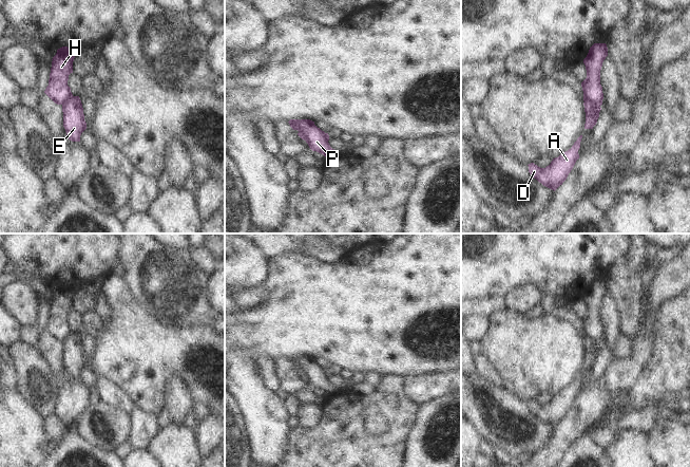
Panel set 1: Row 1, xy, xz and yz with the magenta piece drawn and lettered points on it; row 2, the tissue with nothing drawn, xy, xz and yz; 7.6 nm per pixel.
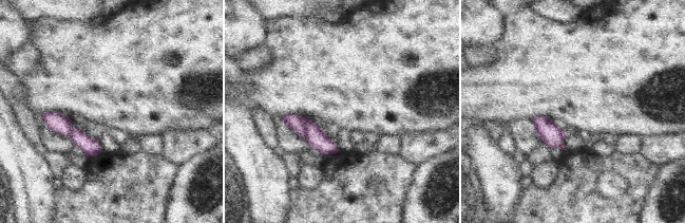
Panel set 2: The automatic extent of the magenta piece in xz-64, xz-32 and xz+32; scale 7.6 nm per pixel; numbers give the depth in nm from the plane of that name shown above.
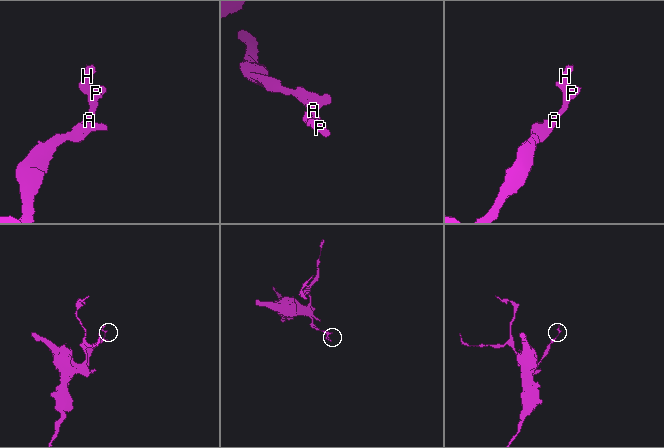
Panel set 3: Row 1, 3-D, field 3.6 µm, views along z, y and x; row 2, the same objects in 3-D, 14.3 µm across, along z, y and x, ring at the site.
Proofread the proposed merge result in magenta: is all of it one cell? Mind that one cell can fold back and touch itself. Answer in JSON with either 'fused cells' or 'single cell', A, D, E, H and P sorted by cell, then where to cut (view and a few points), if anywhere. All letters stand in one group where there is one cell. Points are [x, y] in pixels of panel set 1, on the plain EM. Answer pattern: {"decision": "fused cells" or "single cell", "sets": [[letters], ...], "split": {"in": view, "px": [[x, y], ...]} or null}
{"decision": "fused cells", "sets": [["A", "D", "E", "P"], ["H"]], "split": {"in": "xz", "px": [[300, 357], [300, 367], [305, 376]]}}

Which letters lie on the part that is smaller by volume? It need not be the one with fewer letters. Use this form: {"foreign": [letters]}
{"foreign": ["H"]}

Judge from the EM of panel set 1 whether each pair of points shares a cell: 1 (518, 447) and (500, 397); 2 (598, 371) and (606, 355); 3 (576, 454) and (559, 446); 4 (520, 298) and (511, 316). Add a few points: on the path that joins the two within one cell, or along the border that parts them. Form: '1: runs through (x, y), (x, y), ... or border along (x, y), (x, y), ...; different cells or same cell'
1: runs through (505, 434), (498, 425), (497, 410); same cell
2: runs through (600, 367), (604, 359); same cell
3: border along (583, 432), (563, 455); different cells
4: border along (509, 309), (513, 309), (524, 316); different cells

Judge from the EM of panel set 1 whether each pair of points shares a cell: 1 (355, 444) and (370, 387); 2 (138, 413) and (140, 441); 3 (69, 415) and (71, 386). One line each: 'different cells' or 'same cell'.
1: different cells
2: same cell
3: same cell

